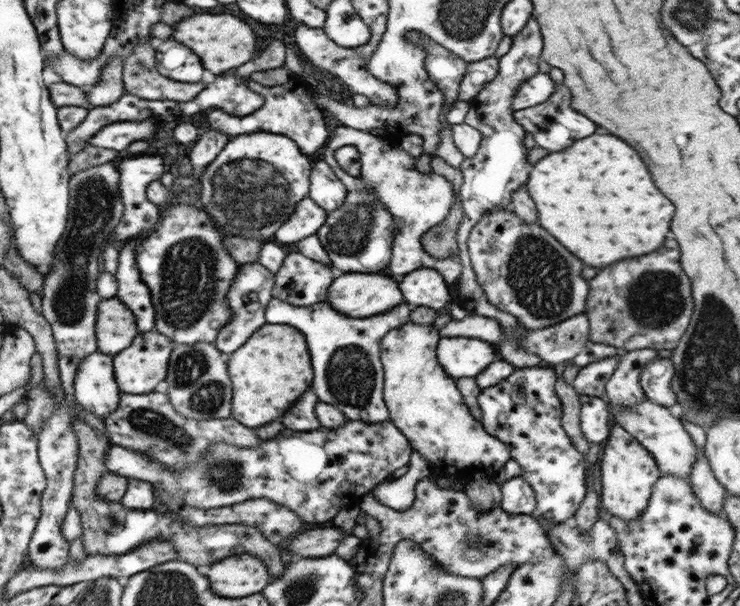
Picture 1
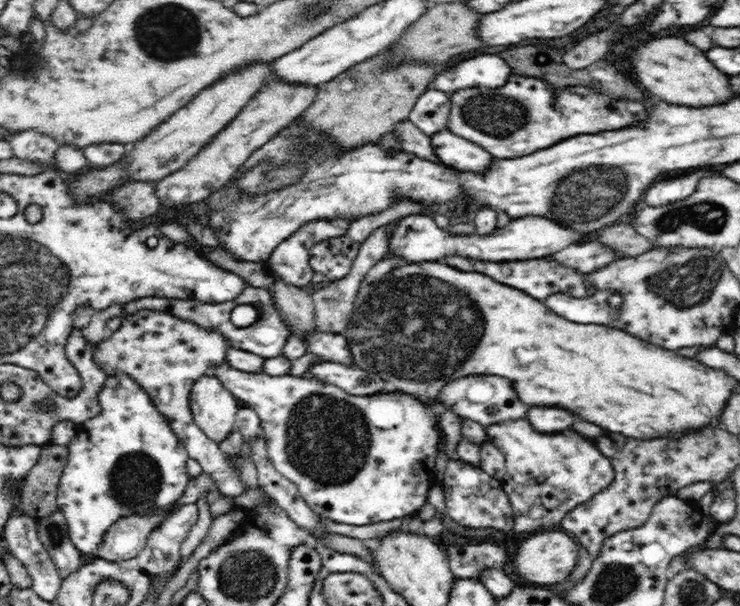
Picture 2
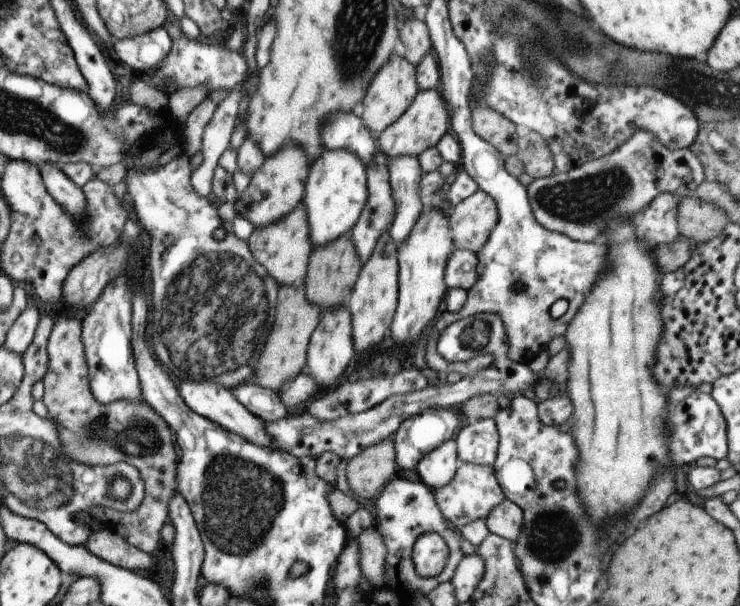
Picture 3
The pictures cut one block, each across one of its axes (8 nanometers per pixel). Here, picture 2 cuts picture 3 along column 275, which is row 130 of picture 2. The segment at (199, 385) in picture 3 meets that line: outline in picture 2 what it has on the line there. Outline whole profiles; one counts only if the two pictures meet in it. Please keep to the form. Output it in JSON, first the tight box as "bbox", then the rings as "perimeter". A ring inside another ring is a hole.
{"bbox":[432,130,494,174],"perimeter":[[[446,130],[436,136],[432,136],[432,148],[436,156],[450,168],[456,168],[460,172],[472,172],[472,174],[484,174],[492,168],[494,156],[484,150],[482,146],[460,138],[458,134]]]}

